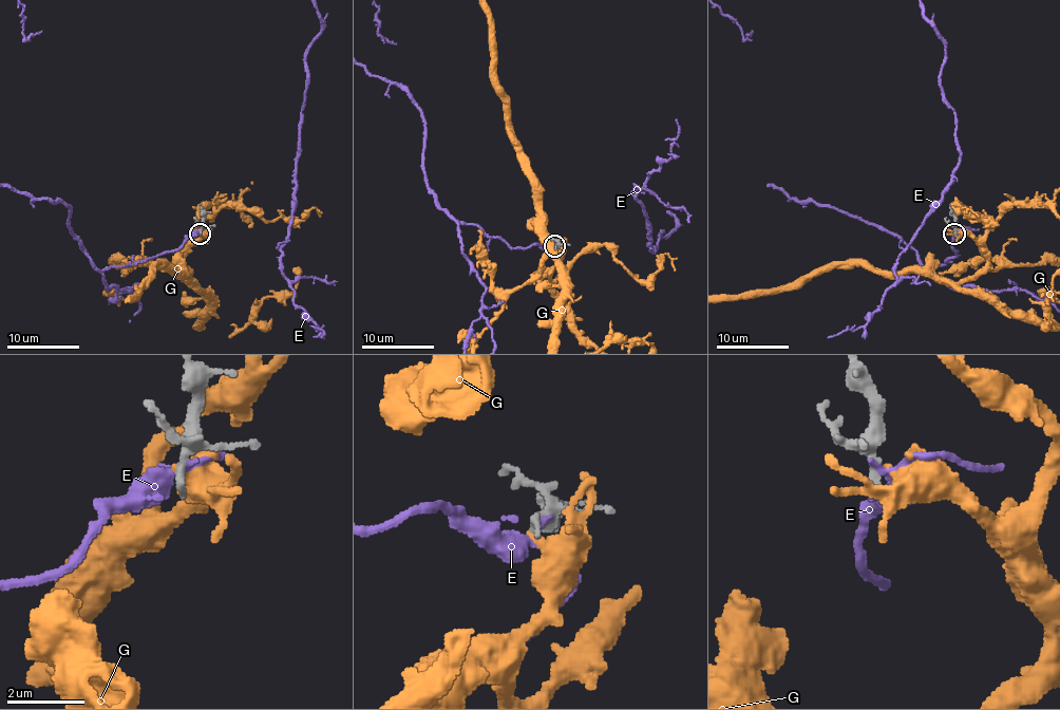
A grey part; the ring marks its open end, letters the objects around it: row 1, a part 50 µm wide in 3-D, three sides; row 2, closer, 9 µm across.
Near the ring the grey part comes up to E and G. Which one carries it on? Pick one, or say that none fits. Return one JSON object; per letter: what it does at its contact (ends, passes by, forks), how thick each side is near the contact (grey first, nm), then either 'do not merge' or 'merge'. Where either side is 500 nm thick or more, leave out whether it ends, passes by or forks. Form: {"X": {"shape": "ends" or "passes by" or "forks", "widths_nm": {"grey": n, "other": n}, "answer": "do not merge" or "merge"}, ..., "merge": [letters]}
{"E": {"shape": "passes by", "widths_nm": {"grey": 260, "other": 140}, "answer": "do not merge"}, "G": {"shape": "ends", "widths_nm": {"grey": 200, "other": 320}, "answer": "do not merge"}, "merge": []}

